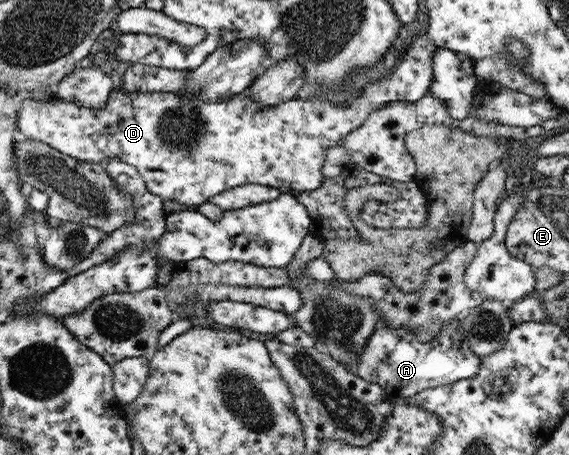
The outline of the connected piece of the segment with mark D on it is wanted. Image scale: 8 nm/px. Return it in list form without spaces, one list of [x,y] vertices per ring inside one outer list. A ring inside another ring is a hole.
[[[427,32],[416,34],[415,39],[409,40],[403,61],[392,74],[386,74],[375,84],[365,83],[357,98],[347,101],[345,97],[338,103],[294,98],[277,106],[261,108],[247,96],[246,91],[231,96],[225,102],[201,102],[201,96],[163,92],[137,92],[131,95],[120,87],[112,90],[105,108],[99,110],[81,108],[77,102],[57,96],[41,102],[25,98],[17,124],[25,137],[49,143],[61,153],[88,163],[105,164],[109,157],[119,157],[138,170],[151,194],[161,197],[163,201],[174,200],[185,207],[199,207],[216,194],[251,183],[274,186],[282,193],[296,197],[299,193],[320,188],[325,179],[322,173],[325,151],[361,128],[371,112],[381,109],[389,101],[417,102],[428,94],[433,82],[432,57],[437,49],[439,46],[429,40]]]

